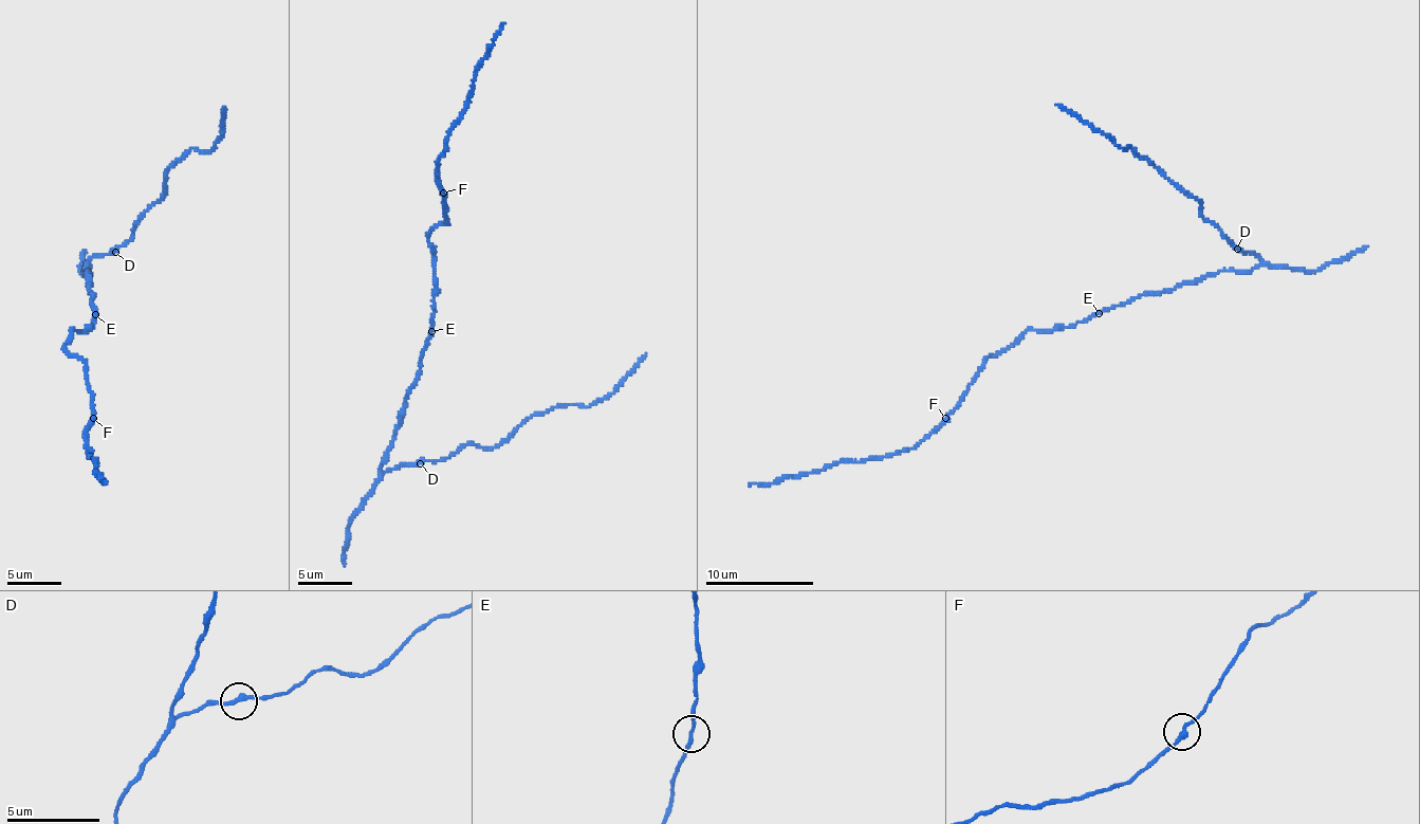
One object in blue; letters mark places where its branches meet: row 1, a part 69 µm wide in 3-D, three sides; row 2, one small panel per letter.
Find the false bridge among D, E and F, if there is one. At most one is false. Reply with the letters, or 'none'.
none

